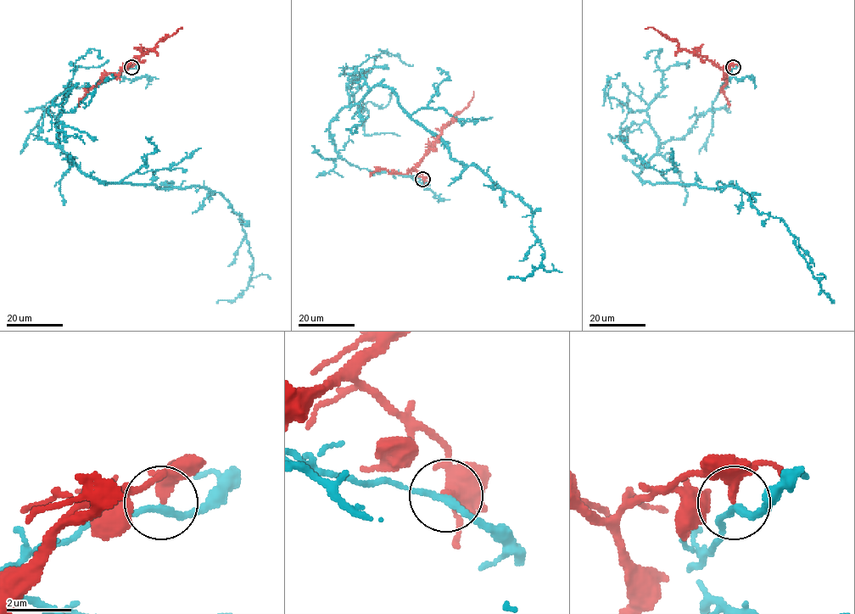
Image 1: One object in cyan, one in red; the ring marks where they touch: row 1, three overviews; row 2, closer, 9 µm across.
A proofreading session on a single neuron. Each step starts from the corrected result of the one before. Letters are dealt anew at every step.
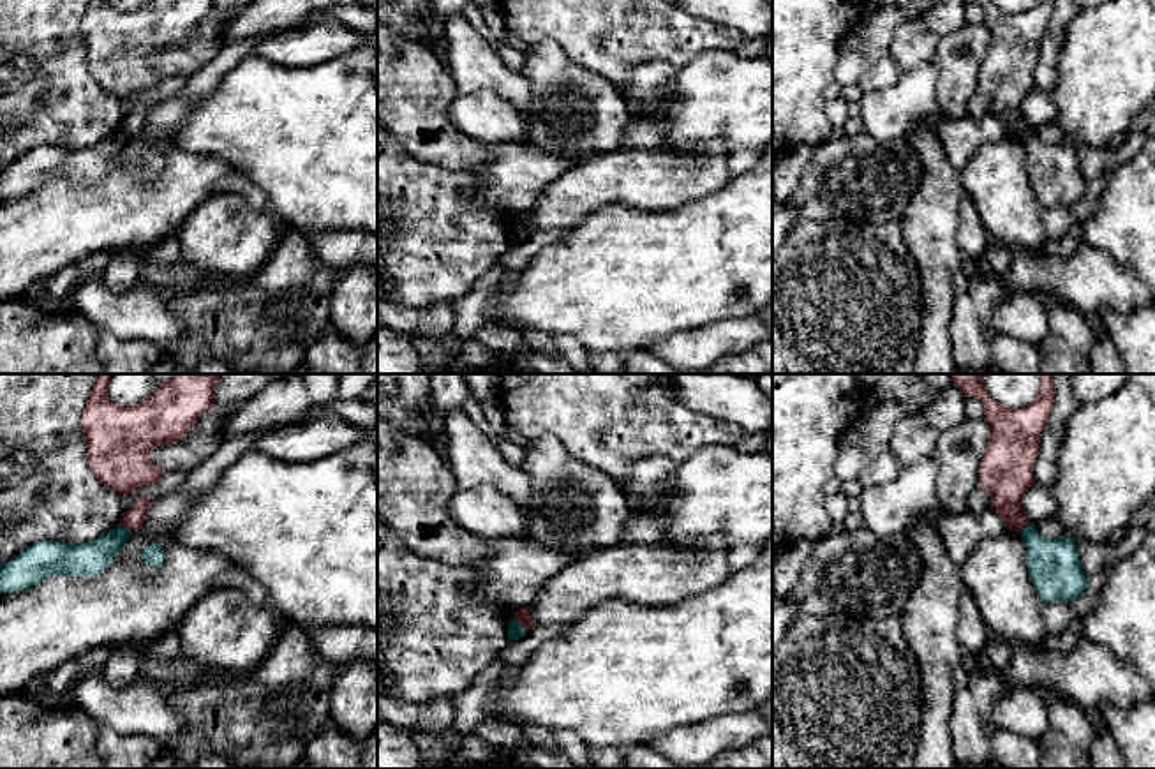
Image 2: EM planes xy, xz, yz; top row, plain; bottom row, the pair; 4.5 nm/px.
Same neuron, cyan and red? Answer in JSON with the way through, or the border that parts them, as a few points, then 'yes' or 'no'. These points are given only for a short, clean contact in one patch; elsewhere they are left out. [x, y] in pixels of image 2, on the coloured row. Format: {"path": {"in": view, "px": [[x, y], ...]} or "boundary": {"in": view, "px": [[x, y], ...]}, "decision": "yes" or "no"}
{"boundary": {"in": "xz", "px": [[514, 616], [526, 632]]}, "decision": "no"}

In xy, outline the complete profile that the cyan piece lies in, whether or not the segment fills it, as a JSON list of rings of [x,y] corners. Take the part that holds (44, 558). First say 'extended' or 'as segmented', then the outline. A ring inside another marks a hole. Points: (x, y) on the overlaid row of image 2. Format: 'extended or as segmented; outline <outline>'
as segmented; outline [[[118,524],[93,541],[35,541],[0,566],[0,591],[23,591],[56,573],[69,577],[101,575],[125,547],[130,534],[129,529]]]

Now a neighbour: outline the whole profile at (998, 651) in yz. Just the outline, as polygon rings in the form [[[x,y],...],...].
[[[991,635],[984,653],[987,654],[991,667],[1003,670],[1012,660],[1012,647],[1002,637]]]

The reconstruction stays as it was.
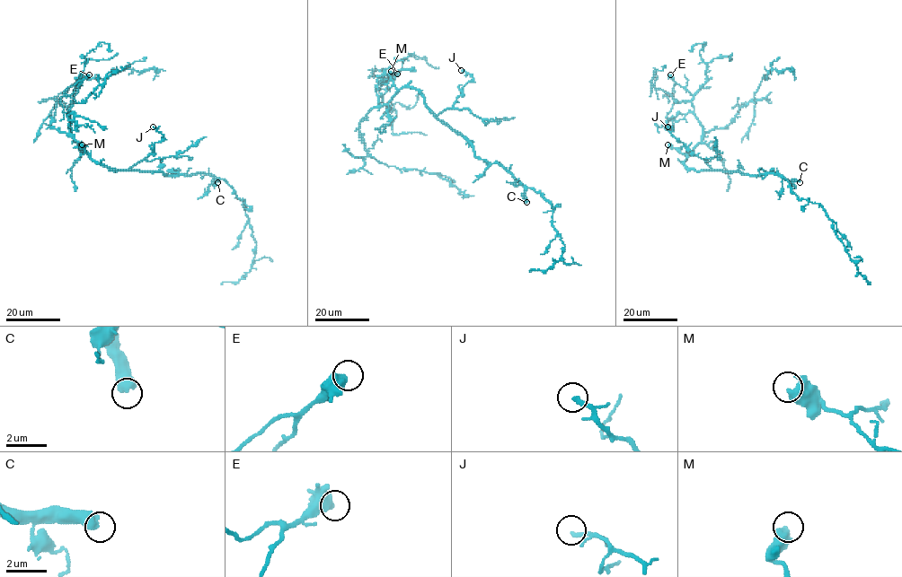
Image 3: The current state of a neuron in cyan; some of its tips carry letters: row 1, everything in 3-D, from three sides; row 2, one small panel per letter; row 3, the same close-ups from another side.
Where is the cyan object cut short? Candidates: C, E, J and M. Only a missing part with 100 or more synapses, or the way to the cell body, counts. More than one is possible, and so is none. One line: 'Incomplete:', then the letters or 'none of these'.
Incomplete: C

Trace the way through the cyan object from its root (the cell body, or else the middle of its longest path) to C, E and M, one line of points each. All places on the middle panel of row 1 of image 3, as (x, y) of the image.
C: (437, 117), (467, 141), (477, 157), (490, 163), (499, 163), (511, 173), (524, 187), (526, 202)
E: (437, 117), (425, 98), (411, 87), (403, 86), (387, 103), (378, 105), (389, 80), (397, 74)
M: (437, 117), (417, 90), (407, 86), (397, 89), (389, 74), (391, 71)

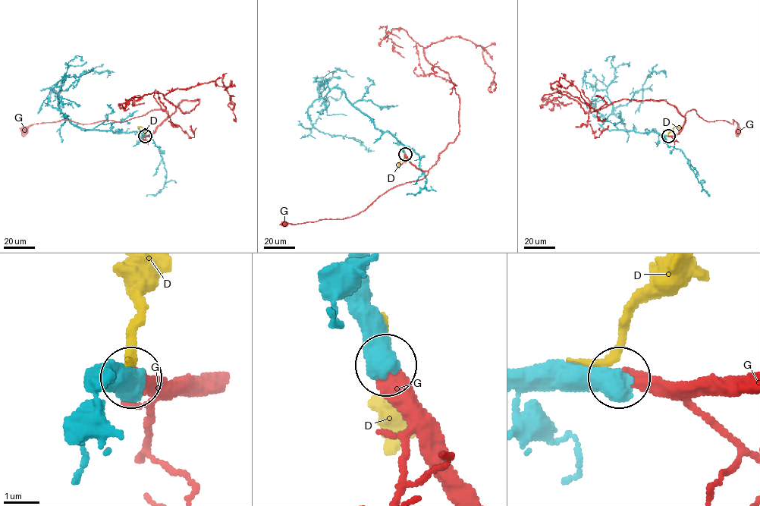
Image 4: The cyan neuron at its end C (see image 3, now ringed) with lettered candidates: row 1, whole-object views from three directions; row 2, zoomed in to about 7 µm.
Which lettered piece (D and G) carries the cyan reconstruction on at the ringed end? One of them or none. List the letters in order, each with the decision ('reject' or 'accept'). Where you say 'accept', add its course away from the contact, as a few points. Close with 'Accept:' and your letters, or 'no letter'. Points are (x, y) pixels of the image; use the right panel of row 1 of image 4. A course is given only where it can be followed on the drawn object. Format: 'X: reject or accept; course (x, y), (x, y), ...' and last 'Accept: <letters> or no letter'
D: reject
G: accept; course (668, 136), (681, 130), (686, 113), (693, 109), (707, 121), (731, 124), (733, 119), (738, 124), (737, 131)
Accept: G

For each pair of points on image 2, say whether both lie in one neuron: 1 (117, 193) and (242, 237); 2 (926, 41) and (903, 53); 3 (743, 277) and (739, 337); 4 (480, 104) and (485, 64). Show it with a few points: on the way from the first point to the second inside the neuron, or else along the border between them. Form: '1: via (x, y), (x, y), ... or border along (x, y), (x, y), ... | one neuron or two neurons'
1: border along (223, 194), (207, 198), (175, 233) | two neurons
2: via (921, 43), (914, 43), (909, 48) | one neuron
3: border along (752, 316), (722, 318), (700, 327) | two neurons
4: border along (461, 94), (492, 90), (517, 111) | two neurons

